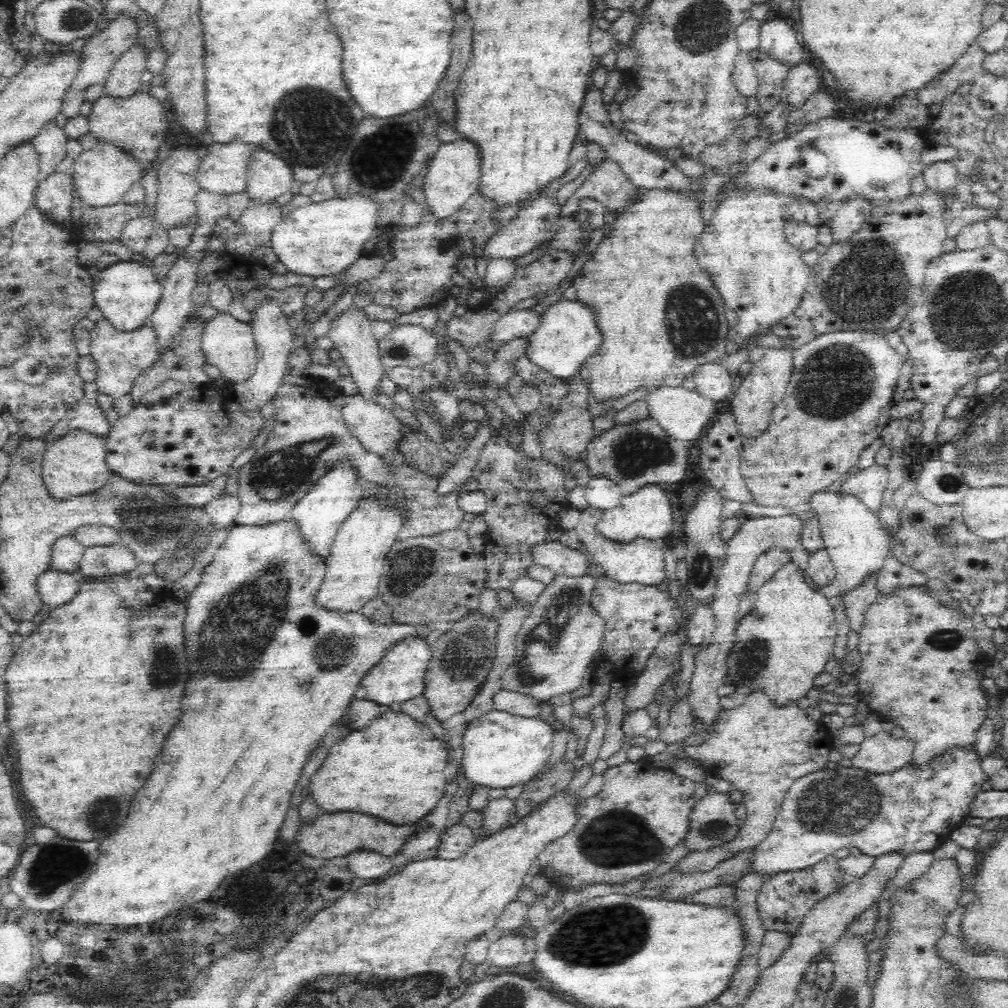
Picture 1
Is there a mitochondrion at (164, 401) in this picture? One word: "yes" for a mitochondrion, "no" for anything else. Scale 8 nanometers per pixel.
no

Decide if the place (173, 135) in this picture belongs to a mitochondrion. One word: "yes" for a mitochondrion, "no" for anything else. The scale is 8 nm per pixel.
no

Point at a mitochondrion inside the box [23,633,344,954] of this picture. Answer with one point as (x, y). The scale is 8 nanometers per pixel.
(59, 862)

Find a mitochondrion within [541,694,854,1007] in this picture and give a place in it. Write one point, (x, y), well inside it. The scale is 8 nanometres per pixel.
(609, 933)

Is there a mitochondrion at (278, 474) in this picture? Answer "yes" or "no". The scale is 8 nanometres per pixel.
yes

